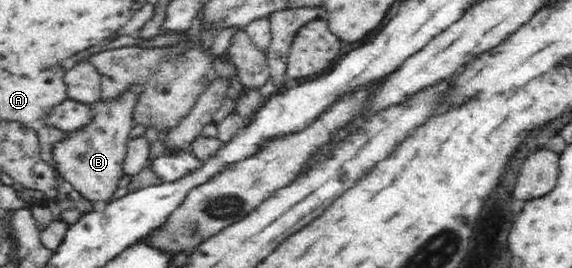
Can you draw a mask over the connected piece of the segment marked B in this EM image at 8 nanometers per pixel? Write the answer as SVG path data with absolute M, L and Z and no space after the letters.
M132 77L134 83L111 99L100 99L89 103L91 120L87 125L63 135L63 139L52 144L52 160L62 180L69 181L74 190L92 202L110 202L119 188L118 180L123 176L123 162L127 155L130 130L136 125L135 108L144 92L142 78Z

